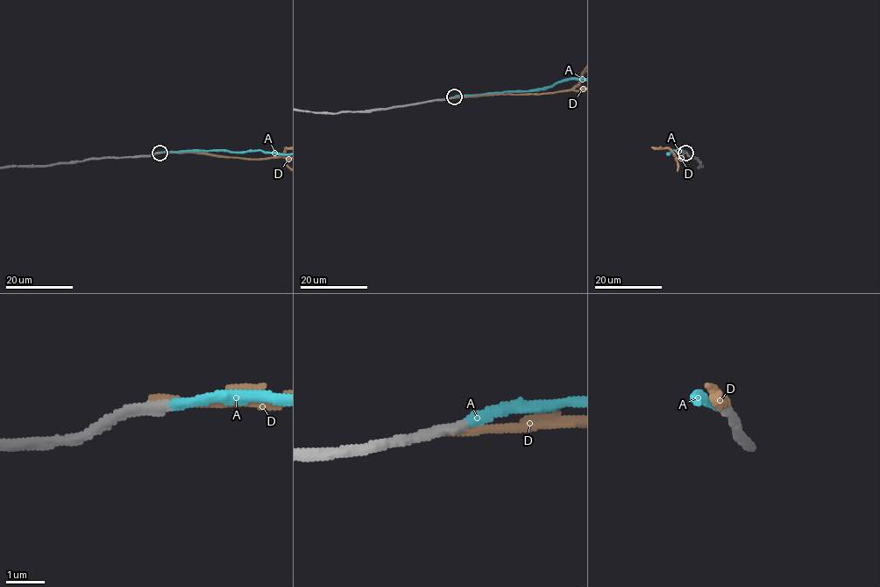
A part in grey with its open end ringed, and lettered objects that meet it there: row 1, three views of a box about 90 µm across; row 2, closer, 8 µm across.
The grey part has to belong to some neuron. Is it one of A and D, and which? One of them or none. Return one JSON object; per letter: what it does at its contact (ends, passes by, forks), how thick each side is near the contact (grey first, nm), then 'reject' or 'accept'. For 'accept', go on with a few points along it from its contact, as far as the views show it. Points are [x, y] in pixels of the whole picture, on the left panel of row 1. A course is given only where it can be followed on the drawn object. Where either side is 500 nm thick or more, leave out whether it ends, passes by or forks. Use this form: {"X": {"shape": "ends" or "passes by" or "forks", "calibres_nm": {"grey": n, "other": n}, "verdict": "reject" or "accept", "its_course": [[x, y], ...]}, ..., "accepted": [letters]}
{"A": {"shape": "ends", "calibres_nm": {"grey": 280, "other": 280}, "verdict": "accept"}, "D": {"shape": "ends", "calibres_nm": {"grey": 320, "other": 240}, "verdict": "reject"}, "accepted": ["A"]}

